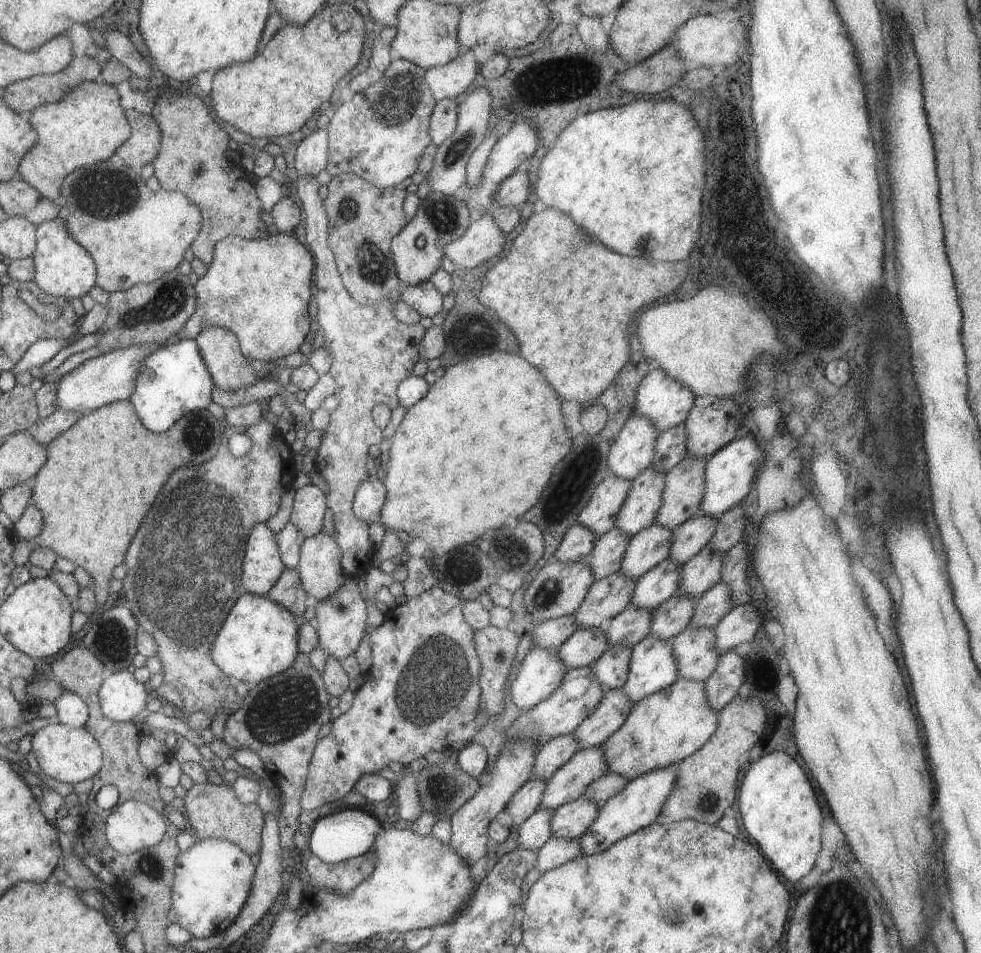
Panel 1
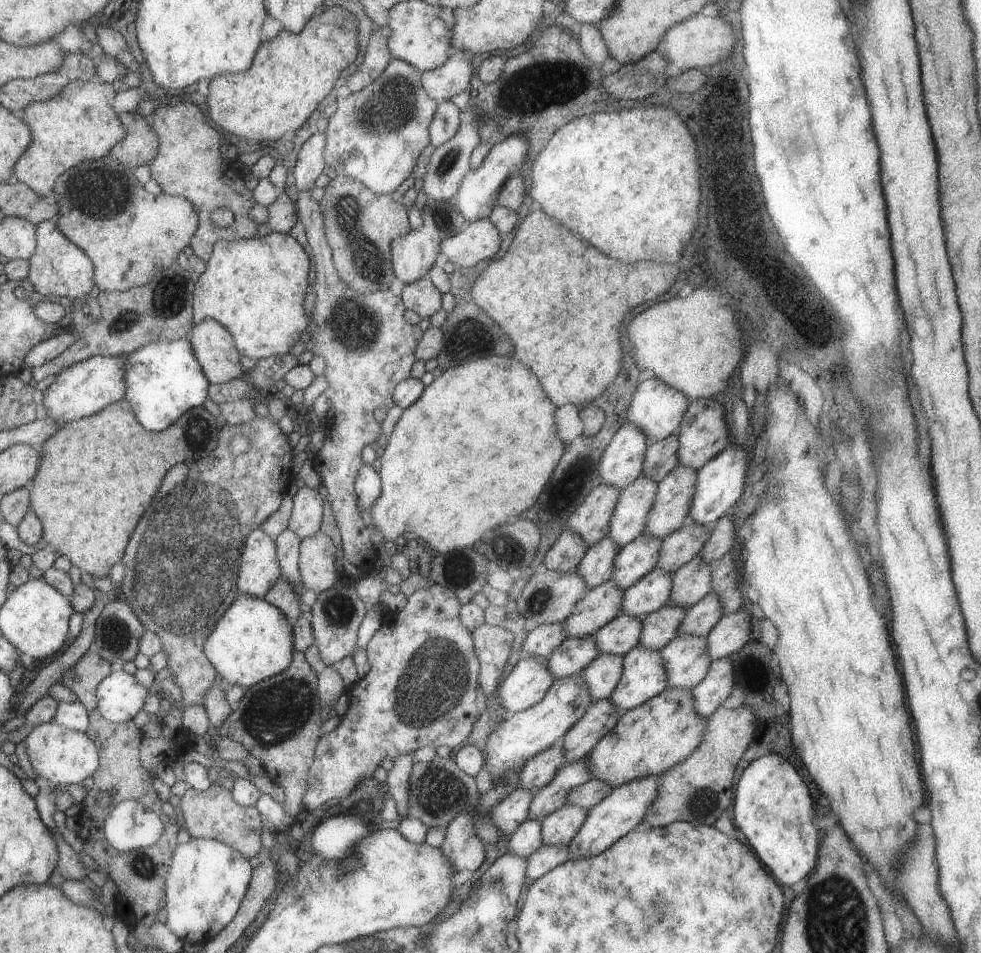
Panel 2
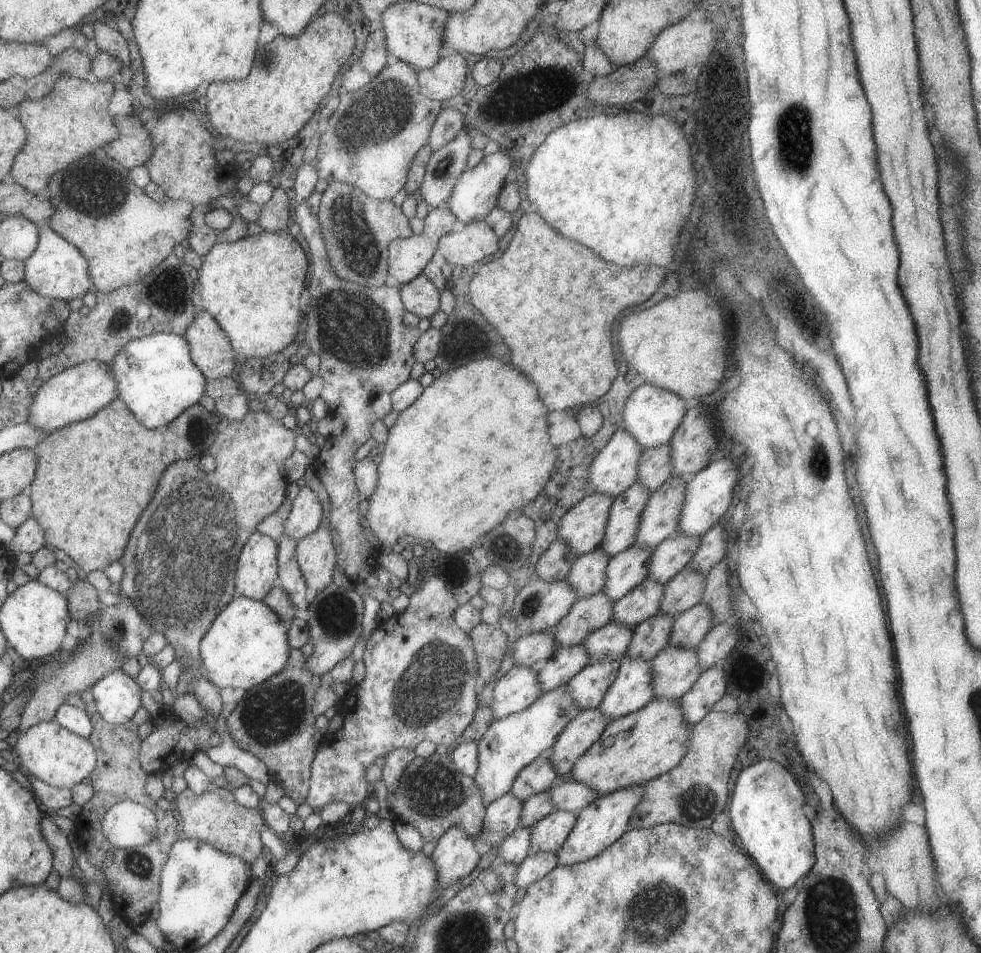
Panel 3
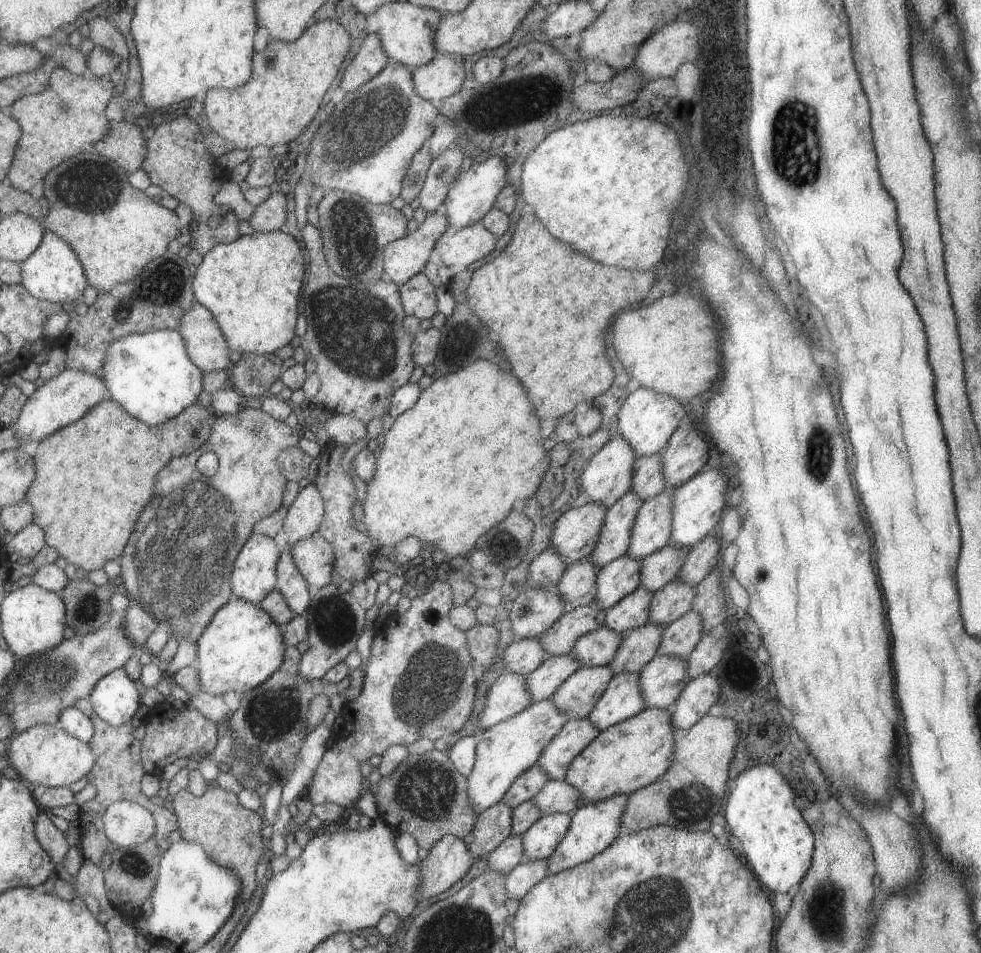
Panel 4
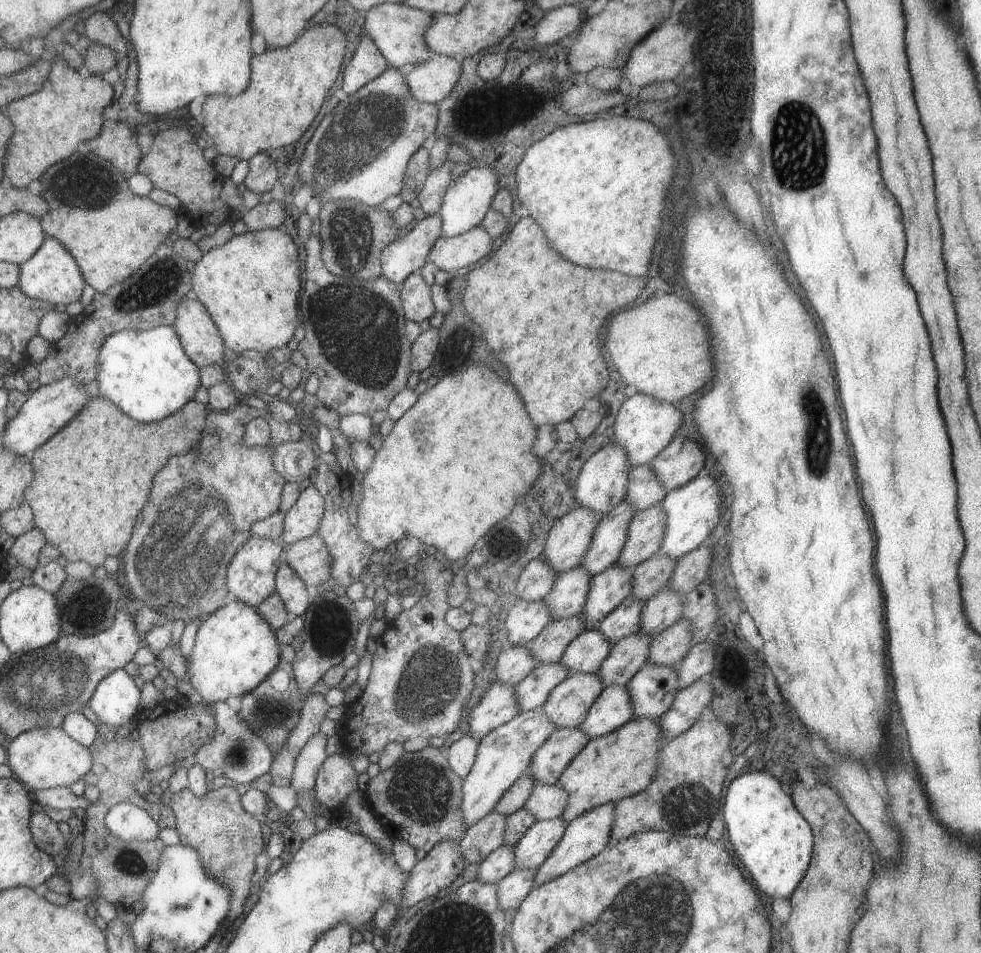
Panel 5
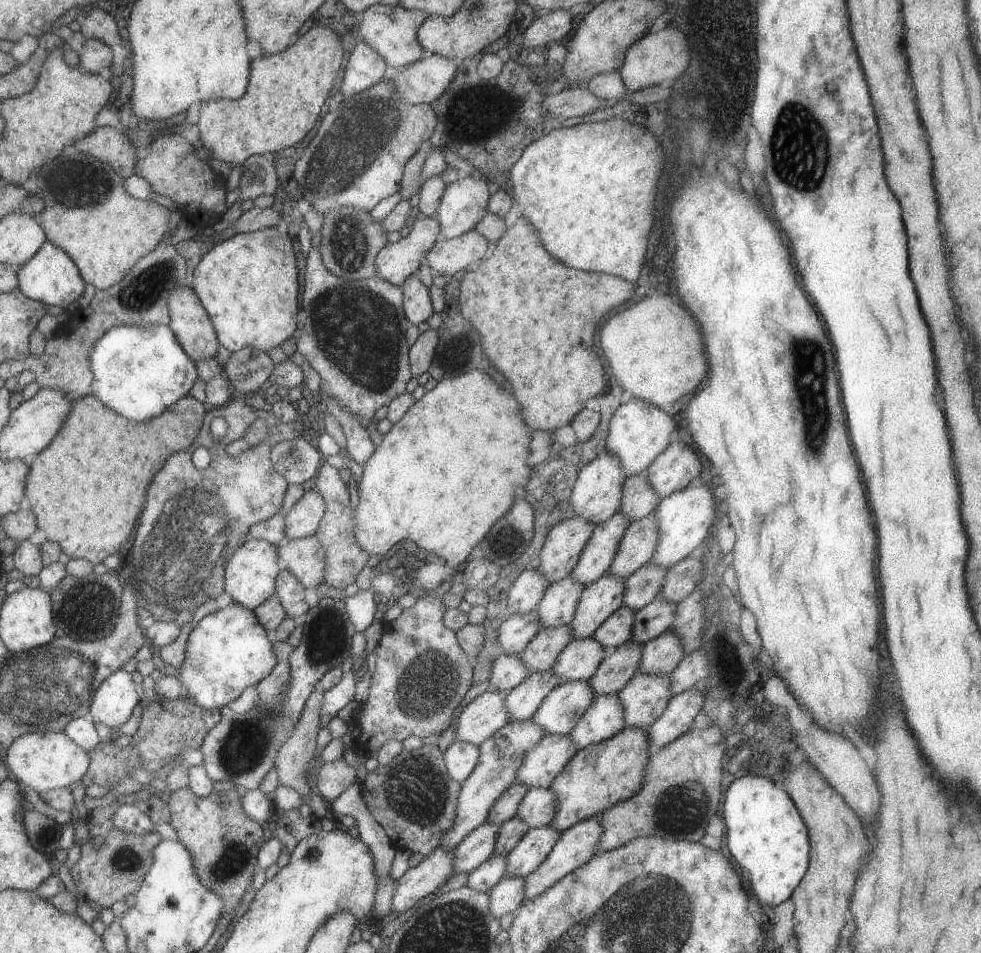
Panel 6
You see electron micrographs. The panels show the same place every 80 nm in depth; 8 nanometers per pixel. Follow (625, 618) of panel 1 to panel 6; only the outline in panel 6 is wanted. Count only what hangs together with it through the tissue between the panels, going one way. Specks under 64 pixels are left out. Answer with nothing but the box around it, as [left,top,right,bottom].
[551,638,605,682]

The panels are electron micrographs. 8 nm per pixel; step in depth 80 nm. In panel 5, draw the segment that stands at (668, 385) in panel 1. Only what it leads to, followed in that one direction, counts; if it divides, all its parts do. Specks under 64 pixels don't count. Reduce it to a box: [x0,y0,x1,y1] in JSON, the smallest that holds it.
[613,392,681,466]

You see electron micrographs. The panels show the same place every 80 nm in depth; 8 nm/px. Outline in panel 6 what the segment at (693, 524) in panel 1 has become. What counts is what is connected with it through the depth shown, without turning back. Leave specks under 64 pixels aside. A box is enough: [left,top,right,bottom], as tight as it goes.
[621,563,665,612]

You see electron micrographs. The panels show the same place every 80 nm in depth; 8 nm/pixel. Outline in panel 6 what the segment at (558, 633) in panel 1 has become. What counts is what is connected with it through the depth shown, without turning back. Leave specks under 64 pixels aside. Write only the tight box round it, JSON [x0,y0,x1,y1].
[489,653,529,692]

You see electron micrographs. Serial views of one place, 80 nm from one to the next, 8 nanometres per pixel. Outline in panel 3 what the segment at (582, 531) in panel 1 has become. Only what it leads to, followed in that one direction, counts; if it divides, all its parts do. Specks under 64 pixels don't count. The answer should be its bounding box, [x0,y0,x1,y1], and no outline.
[533,537,578,582]

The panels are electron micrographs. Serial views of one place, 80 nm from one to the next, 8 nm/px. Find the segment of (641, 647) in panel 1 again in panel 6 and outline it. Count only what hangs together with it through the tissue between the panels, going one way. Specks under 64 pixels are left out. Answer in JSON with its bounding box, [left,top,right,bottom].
[569,694,624,750]

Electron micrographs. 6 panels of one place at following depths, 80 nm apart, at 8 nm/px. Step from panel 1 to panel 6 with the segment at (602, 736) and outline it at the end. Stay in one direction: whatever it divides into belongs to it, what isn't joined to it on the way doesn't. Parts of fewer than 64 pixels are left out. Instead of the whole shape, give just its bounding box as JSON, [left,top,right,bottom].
[514,734,576,790]

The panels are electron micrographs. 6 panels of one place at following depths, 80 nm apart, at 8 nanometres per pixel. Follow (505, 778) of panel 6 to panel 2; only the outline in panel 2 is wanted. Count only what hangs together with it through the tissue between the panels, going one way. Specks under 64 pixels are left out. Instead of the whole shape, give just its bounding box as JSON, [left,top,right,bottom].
[484,673,591,781]

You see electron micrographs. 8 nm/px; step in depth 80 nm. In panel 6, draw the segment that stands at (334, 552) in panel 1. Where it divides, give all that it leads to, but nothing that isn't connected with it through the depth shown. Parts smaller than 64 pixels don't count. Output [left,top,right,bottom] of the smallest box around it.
[276,535,325,588]

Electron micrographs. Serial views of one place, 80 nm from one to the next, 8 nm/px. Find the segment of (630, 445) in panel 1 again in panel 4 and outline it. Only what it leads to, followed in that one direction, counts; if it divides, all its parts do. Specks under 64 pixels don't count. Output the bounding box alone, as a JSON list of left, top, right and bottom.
[577,434,635,508]

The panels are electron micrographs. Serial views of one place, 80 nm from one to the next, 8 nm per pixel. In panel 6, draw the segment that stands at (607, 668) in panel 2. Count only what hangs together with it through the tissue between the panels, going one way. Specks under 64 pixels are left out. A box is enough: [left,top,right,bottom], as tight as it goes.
[531,680,593,736]

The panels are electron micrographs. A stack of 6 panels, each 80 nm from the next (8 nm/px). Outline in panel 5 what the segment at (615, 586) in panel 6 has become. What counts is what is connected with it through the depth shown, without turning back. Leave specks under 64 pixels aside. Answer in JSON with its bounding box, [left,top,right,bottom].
[581,565,632,629]

